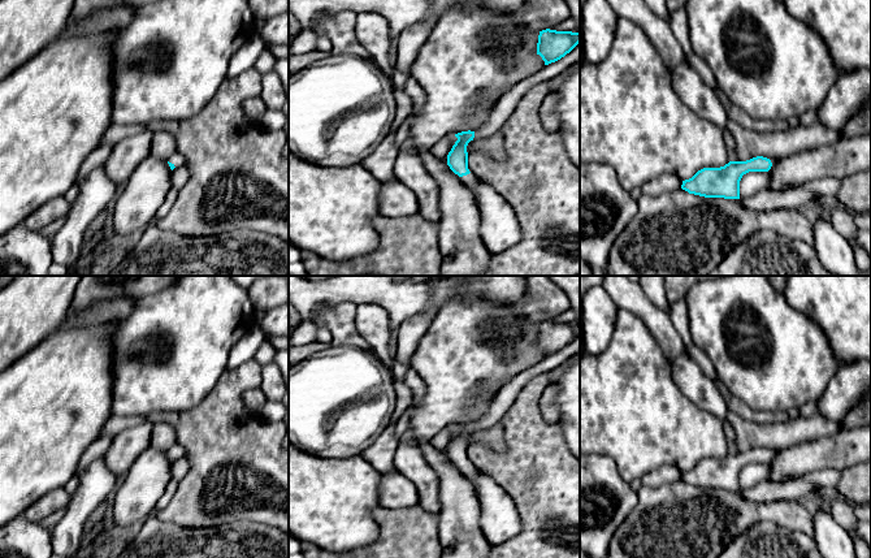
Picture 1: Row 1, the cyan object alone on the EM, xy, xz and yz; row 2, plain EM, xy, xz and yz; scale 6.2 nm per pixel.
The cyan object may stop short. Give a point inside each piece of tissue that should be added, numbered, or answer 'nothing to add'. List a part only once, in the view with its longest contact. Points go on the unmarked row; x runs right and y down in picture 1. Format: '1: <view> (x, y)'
1: xz (471, 472)

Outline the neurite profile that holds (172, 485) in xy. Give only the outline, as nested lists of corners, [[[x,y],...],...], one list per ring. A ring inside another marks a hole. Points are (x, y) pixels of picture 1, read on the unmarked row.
[[[170,479],[170,481],[168,483],[164,494],[161,496],[161,498],[159,499],[159,502],[156,503],[153,511],[151,515],[155,515],[162,510],[173,498],[177,488],[178,488],[179,481]]]

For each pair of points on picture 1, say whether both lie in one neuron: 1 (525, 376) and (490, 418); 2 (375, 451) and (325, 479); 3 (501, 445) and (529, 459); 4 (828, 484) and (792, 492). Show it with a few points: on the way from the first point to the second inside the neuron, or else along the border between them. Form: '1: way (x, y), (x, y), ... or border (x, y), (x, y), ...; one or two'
1: way (515, 386), (499, 407); one
2: border (360, 455), (381, 474); two
3: border (502, 423), (505, 451), (477, 444); two
4: way (819, 483), (801, 487); one

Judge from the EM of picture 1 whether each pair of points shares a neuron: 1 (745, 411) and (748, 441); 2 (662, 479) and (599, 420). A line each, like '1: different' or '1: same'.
1: different
2: different

